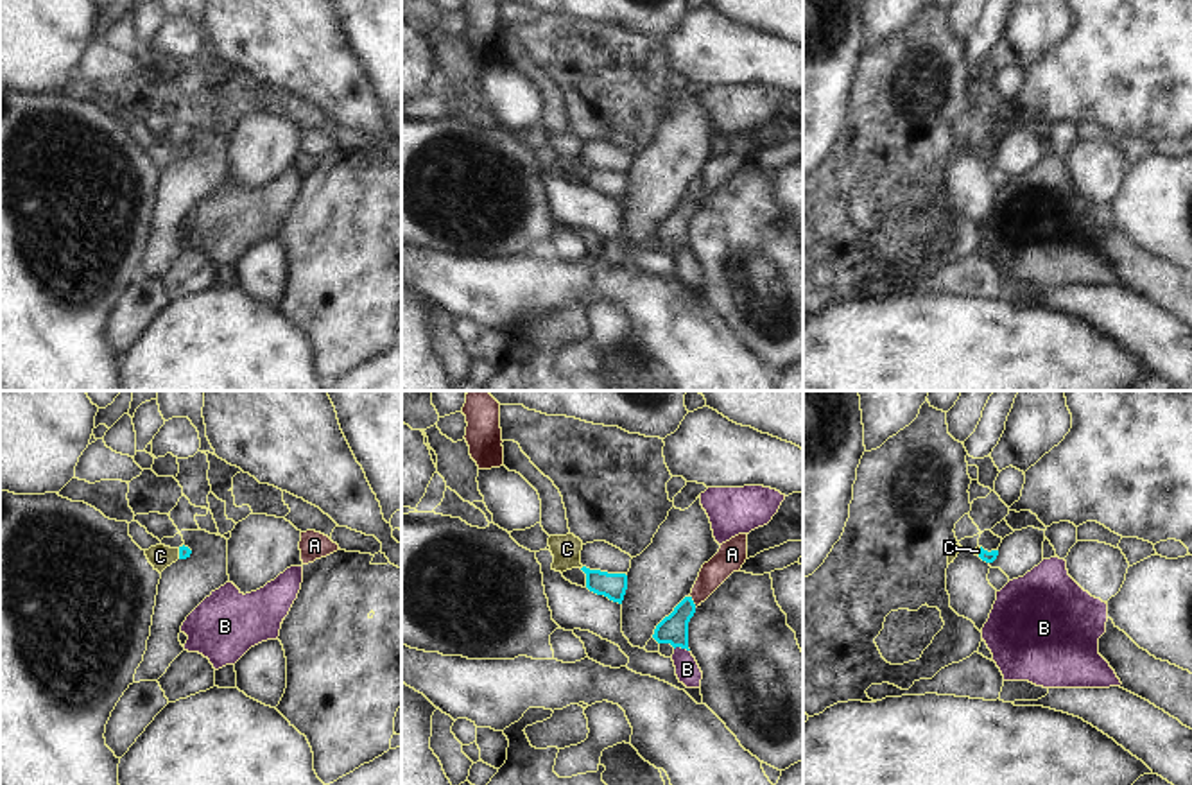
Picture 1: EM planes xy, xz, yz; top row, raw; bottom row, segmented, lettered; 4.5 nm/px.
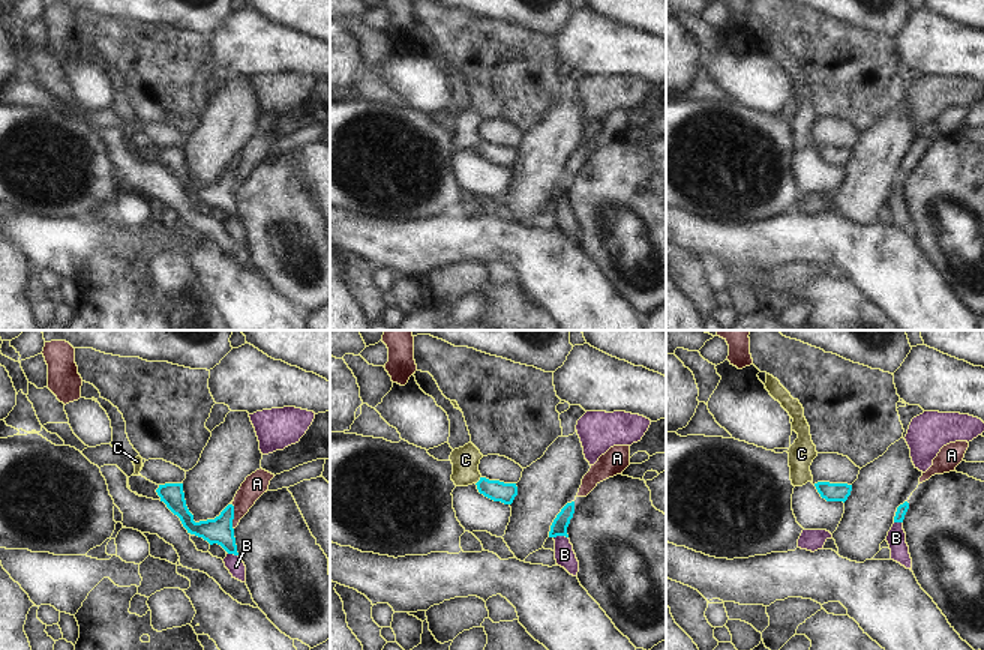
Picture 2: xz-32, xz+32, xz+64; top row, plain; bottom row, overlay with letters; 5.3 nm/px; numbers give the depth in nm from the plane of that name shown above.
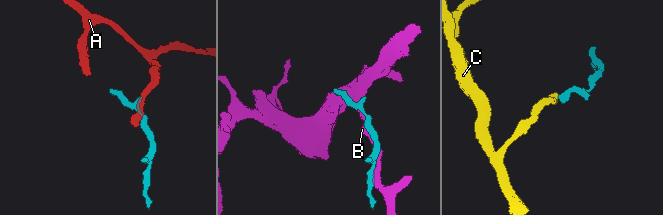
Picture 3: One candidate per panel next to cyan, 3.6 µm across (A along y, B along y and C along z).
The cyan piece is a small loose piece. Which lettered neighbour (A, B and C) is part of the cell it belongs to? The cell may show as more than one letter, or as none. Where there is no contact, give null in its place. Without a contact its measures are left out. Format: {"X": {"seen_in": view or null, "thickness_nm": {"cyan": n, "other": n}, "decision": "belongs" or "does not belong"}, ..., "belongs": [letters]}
{"A": {"seen_in": "xz", "thickness_nm": {"cyan": 130, "other": 120}, "decision": "does not belong"}, "B": {"seen_in": "xz", "thickness_nm": {"cyan": 130, "other": 110}, "decision": "does not belong"}, "C": {"seen_in": "xy", "thickness_nm": {"cyan": 50, "other": 110}, "decision": "belongs"}, "belongs": ["C"]}

